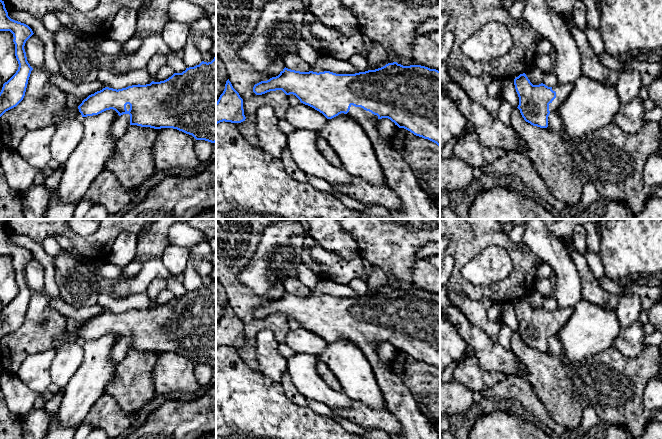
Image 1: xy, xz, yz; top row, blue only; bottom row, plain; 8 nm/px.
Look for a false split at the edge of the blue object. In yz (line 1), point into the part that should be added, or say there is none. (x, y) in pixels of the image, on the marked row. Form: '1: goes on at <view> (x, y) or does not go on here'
1: goes on at yz (562, 91)

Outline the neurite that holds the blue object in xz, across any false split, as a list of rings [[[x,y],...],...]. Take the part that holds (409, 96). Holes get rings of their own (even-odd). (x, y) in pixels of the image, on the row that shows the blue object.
[[[397,62],[355,74],[300,72],[285,67],[278,76],[253,87],[256,95],[276,90],[295,95],[301,103],[319,111],[327,119],[344,113],[361,125],[373,145],[388,188],[401,200],[400,209],[389,210],[395,219],[440,219],[435,201],[421,189],[409,165],[391,146],[390,140],[378,133],[376,126],[378,119],[388,118],[399,128],[440,146],[440,71],[421,65],[403,66]]]

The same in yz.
[[[525,73],[514,79],[519,97],[518,109],[524,120],[533,126],[548,127],[548,116],[556,112],[572,91],[573,84],[557,84],[548,87],[541,83],[533,85]]]

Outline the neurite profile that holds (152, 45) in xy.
[[[153,35],[143,40],[141,47],[133,53],[107,59],[107,67],[117,73],[127,73],[146,68],[155,54],[167,55],[173,50],[165,43],[161,35]]]

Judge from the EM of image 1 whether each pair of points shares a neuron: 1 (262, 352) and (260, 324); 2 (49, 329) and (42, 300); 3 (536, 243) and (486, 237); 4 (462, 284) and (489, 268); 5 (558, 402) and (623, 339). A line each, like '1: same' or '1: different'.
1: different
2: same
3: different
4: different
5: different

